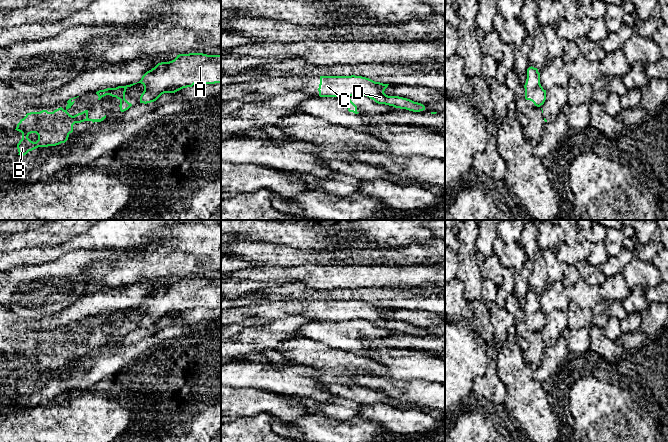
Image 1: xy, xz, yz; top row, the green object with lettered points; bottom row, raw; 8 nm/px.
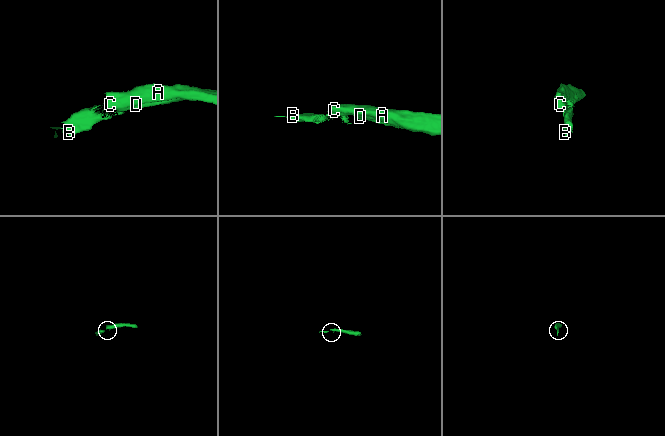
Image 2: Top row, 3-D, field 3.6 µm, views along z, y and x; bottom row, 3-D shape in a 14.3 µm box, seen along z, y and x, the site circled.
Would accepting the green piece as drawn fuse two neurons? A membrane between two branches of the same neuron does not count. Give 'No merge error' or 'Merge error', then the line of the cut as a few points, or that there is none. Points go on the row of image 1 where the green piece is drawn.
Merge error. Split along xy (124, 98), (120, 100)

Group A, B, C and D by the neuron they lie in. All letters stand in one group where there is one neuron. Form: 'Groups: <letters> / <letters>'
Groups: A C D / B

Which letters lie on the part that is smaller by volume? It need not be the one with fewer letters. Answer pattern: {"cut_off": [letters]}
{"cut_off": ["B"]}

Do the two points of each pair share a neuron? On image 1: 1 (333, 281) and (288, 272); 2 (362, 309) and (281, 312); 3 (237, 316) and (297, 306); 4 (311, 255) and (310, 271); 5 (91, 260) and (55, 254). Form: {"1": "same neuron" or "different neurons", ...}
{"1": "same neuron", "2": "same neuron", "3": "same neuron", "4": "different neurons", "5": "different neurons"}

